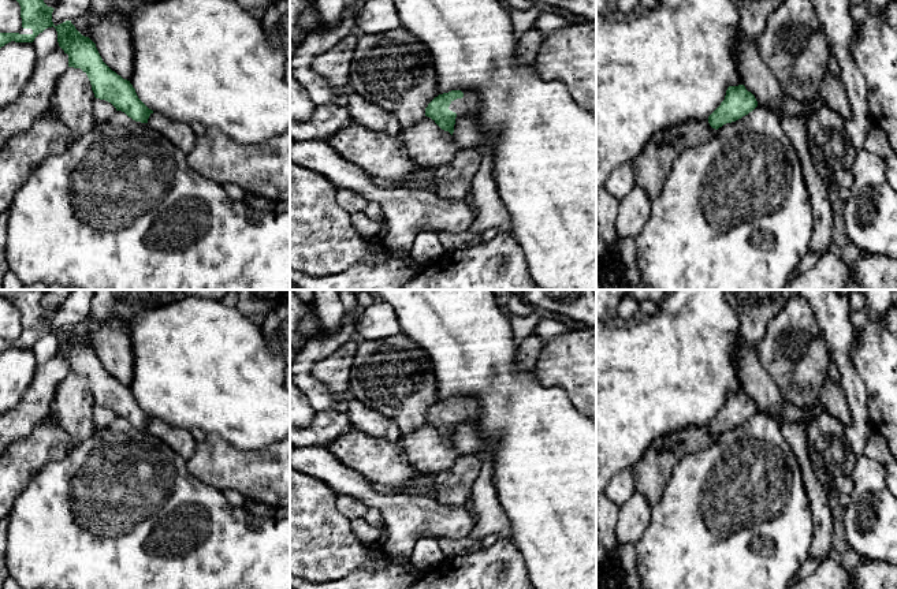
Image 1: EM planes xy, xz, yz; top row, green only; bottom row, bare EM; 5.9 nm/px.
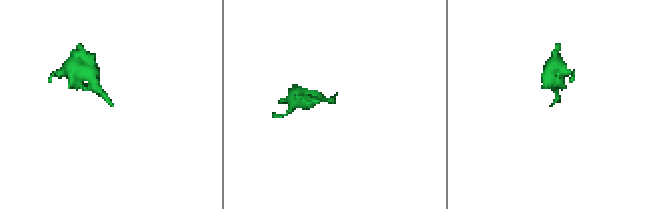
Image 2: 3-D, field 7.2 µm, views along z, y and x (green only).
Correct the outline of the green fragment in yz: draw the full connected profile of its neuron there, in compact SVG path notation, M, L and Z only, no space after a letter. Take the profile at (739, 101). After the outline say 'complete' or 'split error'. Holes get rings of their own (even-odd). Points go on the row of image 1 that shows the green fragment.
M744 85L729 86L725 100L708 116L708 123L712 128L718 130L726 123L736 122L748 115L758 107L755 96L745 89Z; complete

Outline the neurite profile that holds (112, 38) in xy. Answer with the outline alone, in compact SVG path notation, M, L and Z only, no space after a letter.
M118 16L92 20L92 37L103 61L123 79L134 70L134 46L130 27Z

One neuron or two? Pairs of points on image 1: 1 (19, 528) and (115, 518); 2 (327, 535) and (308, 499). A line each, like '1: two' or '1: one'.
1: one
2: one

